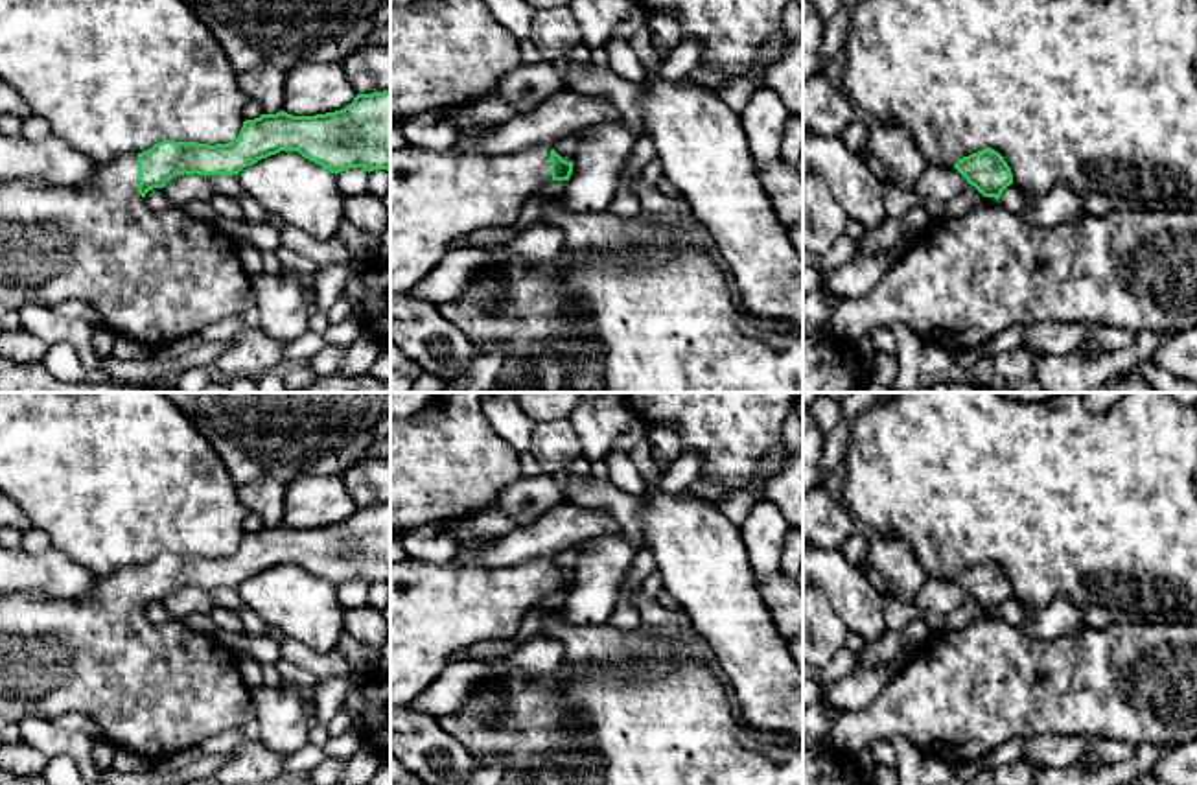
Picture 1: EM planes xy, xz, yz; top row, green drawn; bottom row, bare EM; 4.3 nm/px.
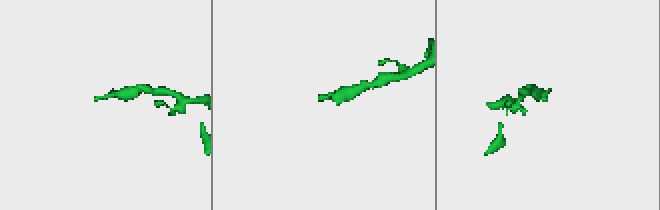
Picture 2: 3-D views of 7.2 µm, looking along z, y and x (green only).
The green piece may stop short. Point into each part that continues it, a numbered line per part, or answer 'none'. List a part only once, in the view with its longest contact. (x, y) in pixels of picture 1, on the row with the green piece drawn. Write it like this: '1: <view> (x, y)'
1: xy (155, 277)

